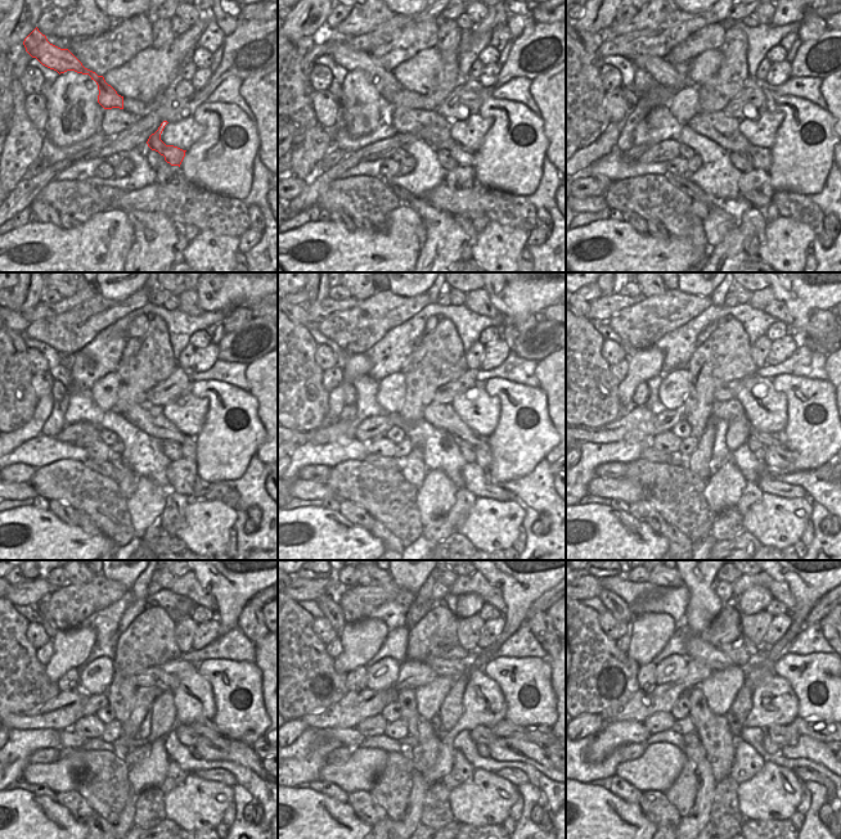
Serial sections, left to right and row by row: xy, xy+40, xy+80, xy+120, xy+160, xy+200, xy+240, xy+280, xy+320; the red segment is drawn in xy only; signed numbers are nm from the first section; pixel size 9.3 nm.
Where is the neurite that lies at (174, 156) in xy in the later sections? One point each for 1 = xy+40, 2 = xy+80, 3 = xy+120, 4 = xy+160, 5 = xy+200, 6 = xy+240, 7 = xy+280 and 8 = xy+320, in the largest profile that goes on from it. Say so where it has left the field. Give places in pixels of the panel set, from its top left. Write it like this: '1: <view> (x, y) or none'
1: xy+40 (464, 156)
2: xy+80 (760, 157)
3: xy+120 (188, 447)
4: xy+160 (484, 458)
5: xy+200 (779, 460)
6: xy+240 (220, 749)
7: xy+280 (504, 749)
8: xy+320 (806, 747)

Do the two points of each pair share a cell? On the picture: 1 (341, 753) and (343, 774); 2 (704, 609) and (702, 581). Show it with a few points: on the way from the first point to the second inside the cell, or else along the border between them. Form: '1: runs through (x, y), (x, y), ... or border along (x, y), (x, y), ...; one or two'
1: border along (354, 748), (345, 762), (327, 763); two
2: runs through (704, 603), (702, 587); one

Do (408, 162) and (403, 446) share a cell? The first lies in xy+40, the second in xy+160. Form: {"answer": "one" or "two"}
{"answer": "one"}

